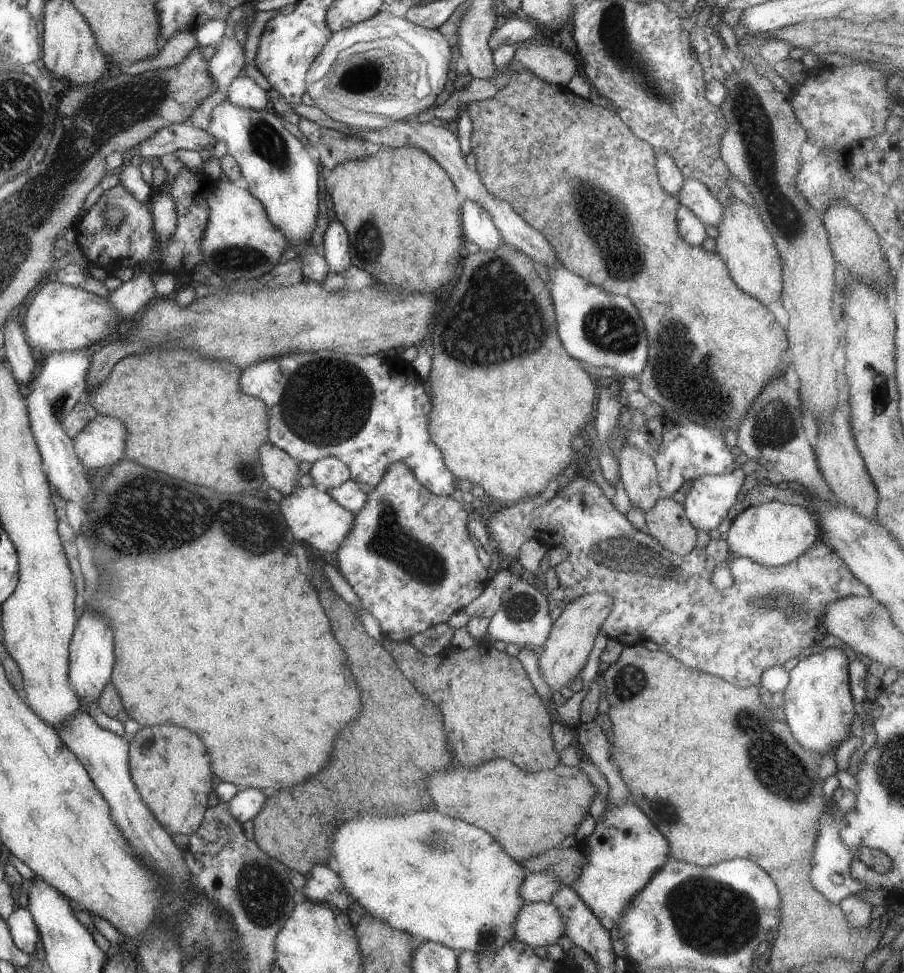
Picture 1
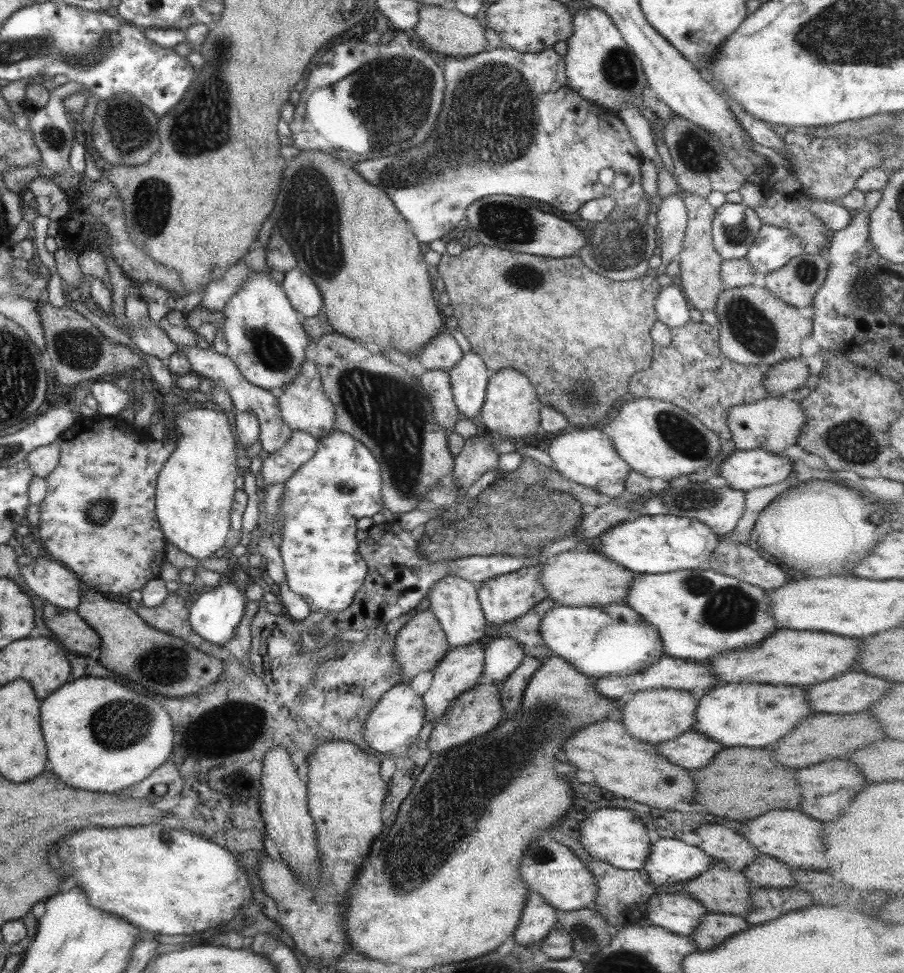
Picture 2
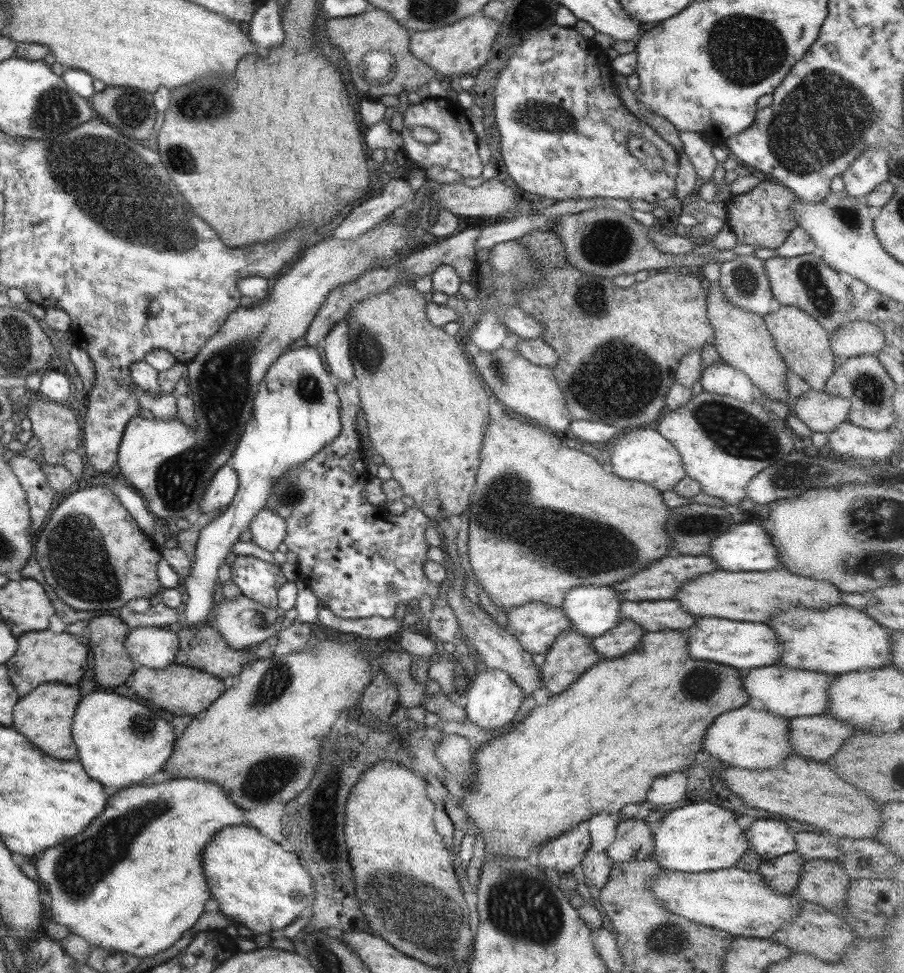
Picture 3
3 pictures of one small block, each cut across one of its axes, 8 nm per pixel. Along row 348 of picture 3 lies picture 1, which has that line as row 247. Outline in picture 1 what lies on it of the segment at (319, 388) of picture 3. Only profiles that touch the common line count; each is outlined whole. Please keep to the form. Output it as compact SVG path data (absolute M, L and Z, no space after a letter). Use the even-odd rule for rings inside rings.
M229 100L214 108L207 131L216 142L225 142L227 154L231 154L239 164L248 192L264 205L270 222L284 233L289 246L294 244L299 248L304 280L321 283L330 270L312 243L320 228L317 222L320 204L318 159L311 148L284 127L285 124L278 115L265 110L245 109Z

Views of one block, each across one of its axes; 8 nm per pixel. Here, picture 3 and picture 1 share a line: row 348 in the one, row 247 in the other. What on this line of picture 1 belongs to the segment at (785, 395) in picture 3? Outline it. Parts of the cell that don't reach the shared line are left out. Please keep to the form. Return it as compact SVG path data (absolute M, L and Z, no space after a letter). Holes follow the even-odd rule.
M732 196L731 204L724 204L724 206L725 210L719 228L713 232L717 254L726 263L737 287L768 306L780 299L783 291L783 264L775 238L766 228L759 213L744 201Z

